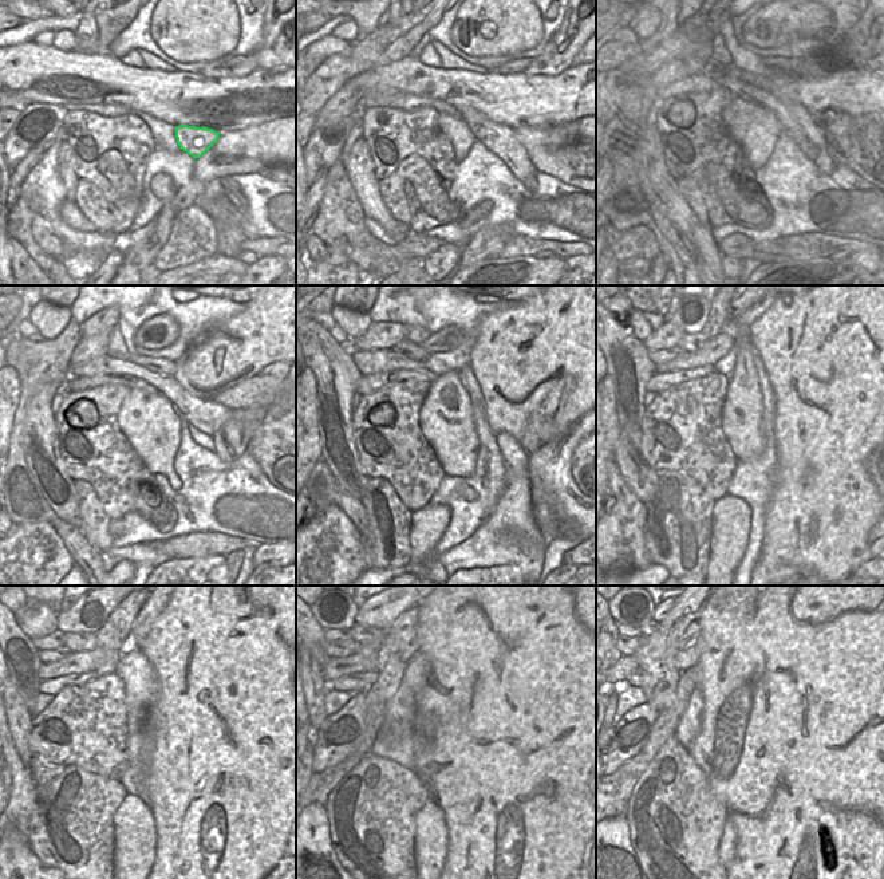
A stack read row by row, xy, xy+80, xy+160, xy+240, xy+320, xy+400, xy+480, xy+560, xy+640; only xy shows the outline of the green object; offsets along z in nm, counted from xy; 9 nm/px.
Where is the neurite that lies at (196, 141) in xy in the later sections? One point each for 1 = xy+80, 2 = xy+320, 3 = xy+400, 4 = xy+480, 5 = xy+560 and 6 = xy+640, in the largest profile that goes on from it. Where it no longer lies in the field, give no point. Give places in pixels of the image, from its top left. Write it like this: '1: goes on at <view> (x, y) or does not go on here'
1: goes on at xy+80 (498, 138)
2: goes on at xy+320 (367, 383)
3: goes on at xy+400 (660, 382)
4: goes on at xy+480 (52, 686)
5: goes on at xy+560 (359, 681)
6: goes on at xy+640 (635, 680)

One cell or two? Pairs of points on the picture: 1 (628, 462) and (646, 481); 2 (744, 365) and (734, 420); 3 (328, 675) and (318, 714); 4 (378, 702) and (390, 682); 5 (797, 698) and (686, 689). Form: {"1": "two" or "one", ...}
{"1": "one", "2": "one", "3": "two", "4": "one", "5": "two"}

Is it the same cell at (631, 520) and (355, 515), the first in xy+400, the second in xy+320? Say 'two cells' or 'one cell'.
two cells

